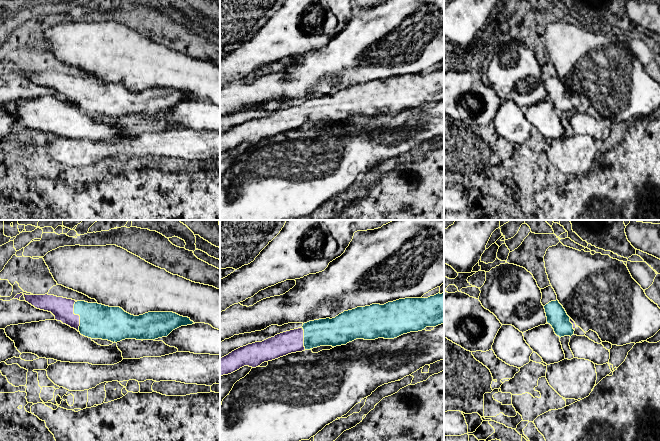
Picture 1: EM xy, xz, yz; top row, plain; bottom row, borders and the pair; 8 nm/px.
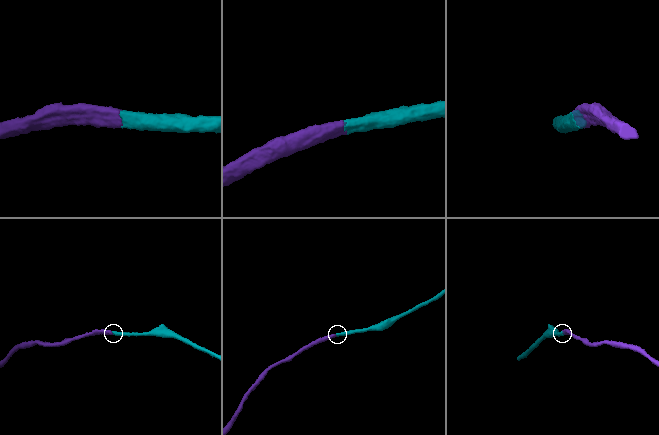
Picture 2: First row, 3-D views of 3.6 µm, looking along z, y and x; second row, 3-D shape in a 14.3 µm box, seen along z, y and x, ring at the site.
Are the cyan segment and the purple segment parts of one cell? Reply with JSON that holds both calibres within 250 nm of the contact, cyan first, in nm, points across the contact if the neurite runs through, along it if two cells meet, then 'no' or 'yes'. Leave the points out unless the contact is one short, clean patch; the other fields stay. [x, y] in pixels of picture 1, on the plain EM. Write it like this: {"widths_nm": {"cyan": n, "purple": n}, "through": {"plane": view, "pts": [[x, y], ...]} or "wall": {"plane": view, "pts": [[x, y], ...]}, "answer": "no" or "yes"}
{"widths_nm": {"cyan": 280, "purple": 180}, "through": {"plane": "xy", "pts": [[97, 97], [78, 90], [71, 89], [62, 84]]}, "answer": "yes"}

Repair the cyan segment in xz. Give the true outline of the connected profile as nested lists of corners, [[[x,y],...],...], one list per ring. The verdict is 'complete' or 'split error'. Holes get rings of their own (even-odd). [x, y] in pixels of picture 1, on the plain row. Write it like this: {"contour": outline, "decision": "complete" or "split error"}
{"contour": [[[444,69],[357,83],[335,94],[309,97],[301,104],[232,127],[220,134],[220,153],[244,142],[256,144],[264,138],[320,122],[336,123],[356,115],[394,115],[441,100],[444,100]]], "decision": "split error"}

